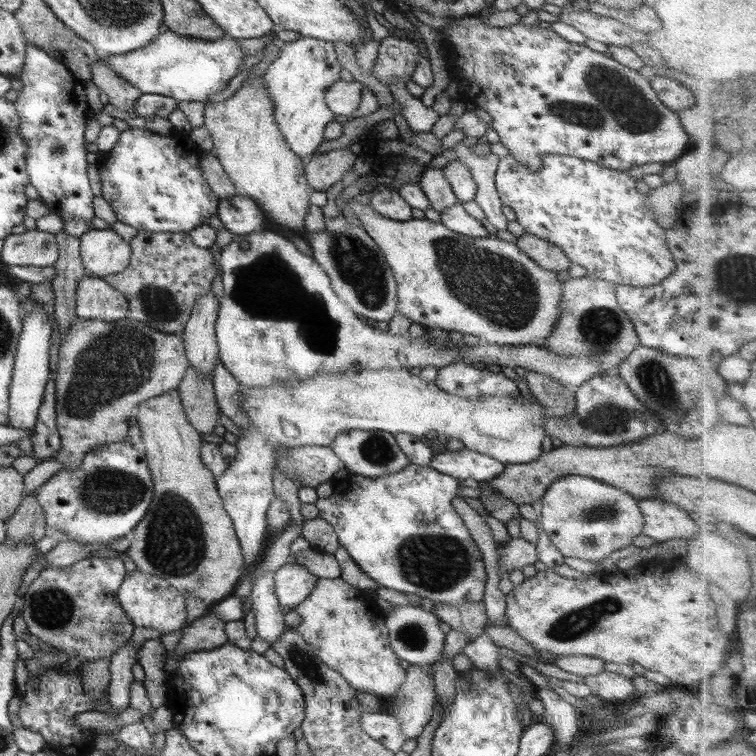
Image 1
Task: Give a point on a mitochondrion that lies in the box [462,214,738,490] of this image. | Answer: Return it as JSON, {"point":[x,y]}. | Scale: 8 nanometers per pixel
{"point":[608,418]}

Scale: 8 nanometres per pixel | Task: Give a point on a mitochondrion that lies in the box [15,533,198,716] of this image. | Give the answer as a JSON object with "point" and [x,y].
{"point":[50,606]}

